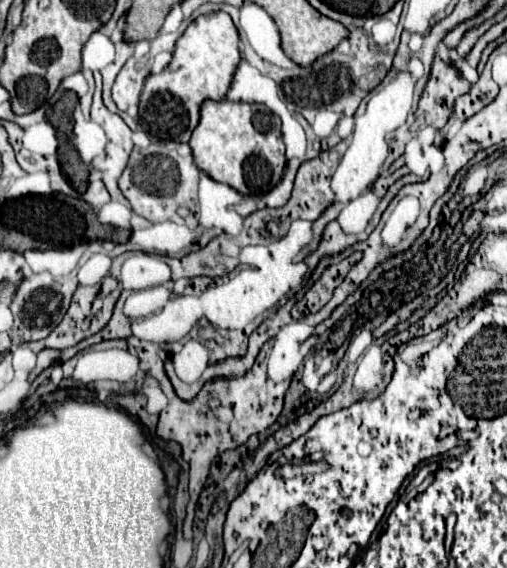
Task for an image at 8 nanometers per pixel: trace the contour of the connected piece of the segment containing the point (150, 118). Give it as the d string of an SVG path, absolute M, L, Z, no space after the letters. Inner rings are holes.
M211 12L195 18L177 40L171 64L161 74L151 74L145 80L139 102L141 128L151 138L163 142L189 142L199 124L201 104L205 100L219 102L225 98L239 62L239 38L231 16L227 12Z

